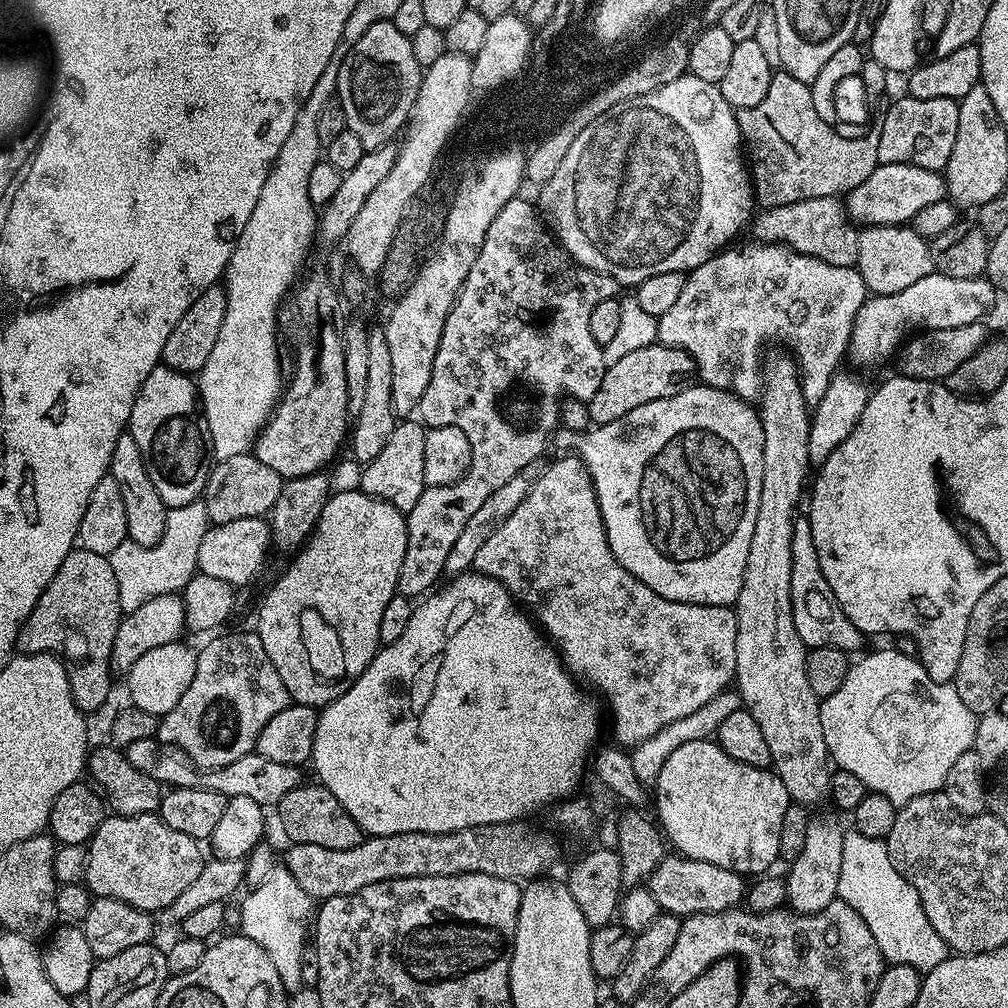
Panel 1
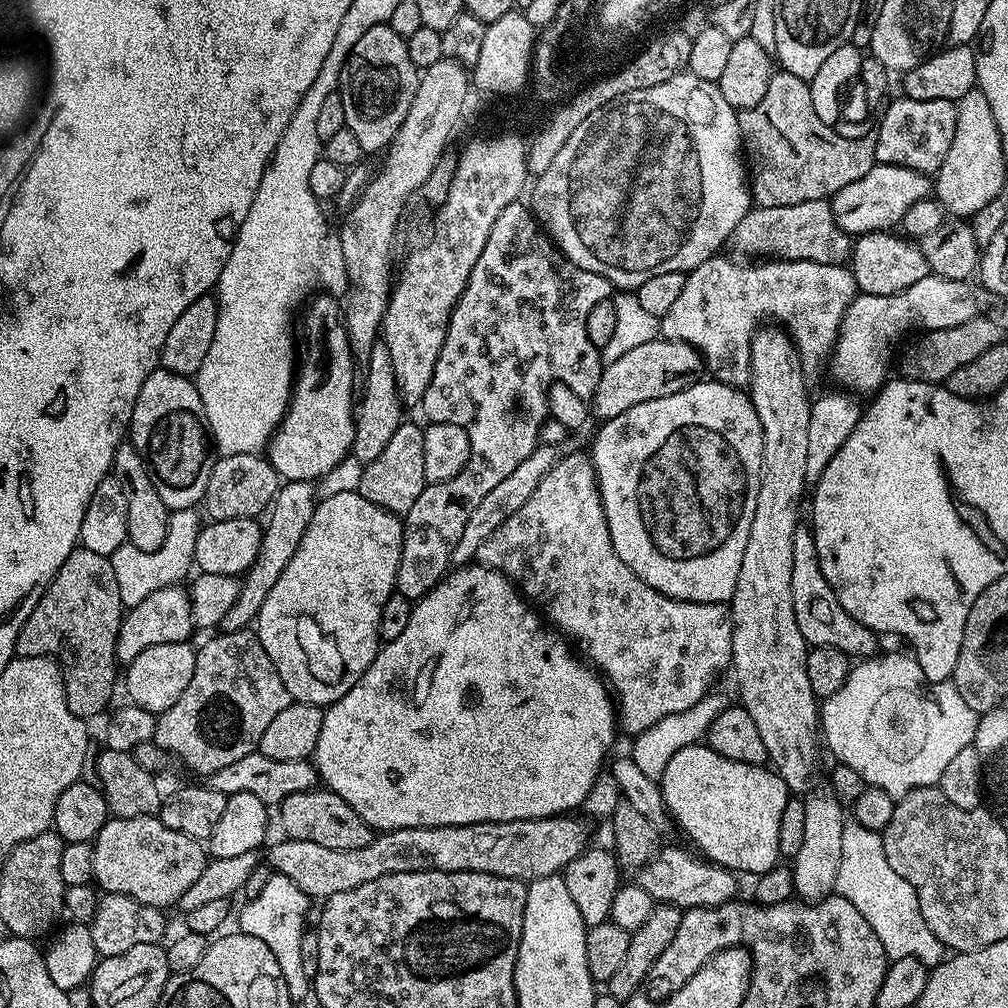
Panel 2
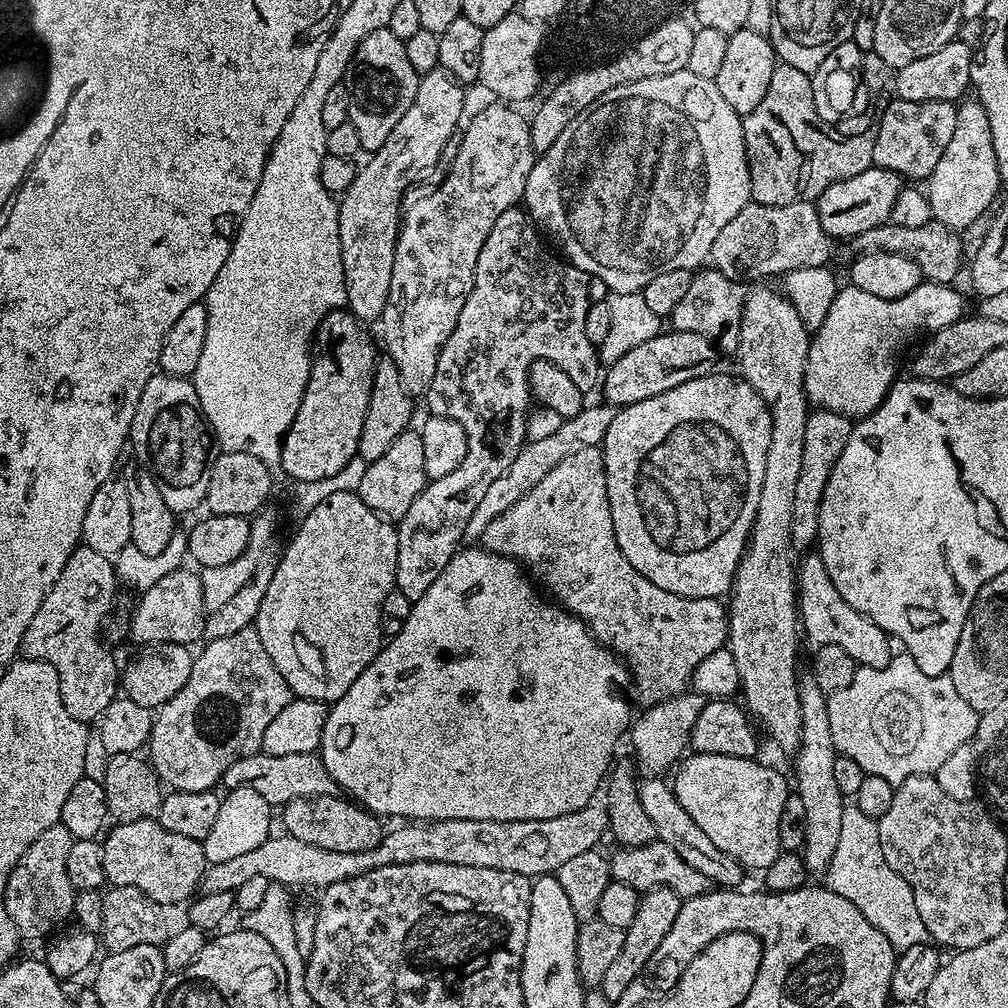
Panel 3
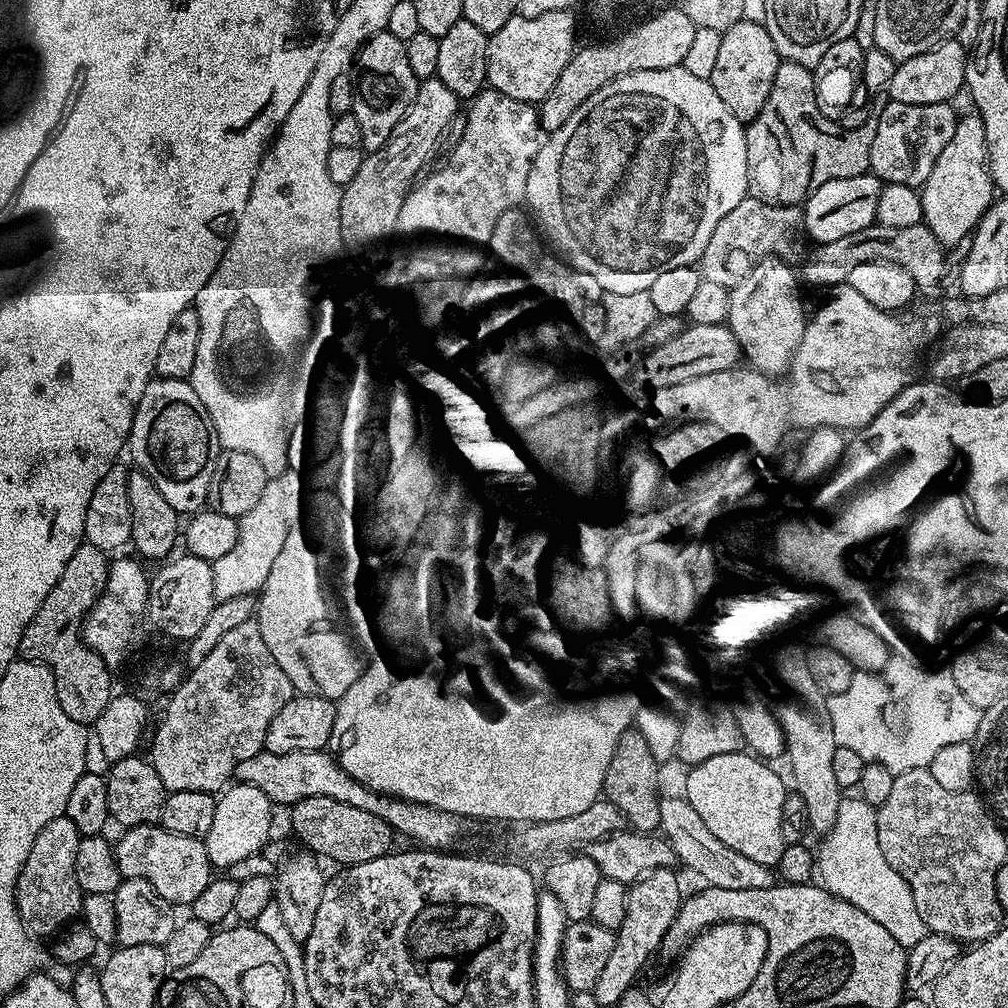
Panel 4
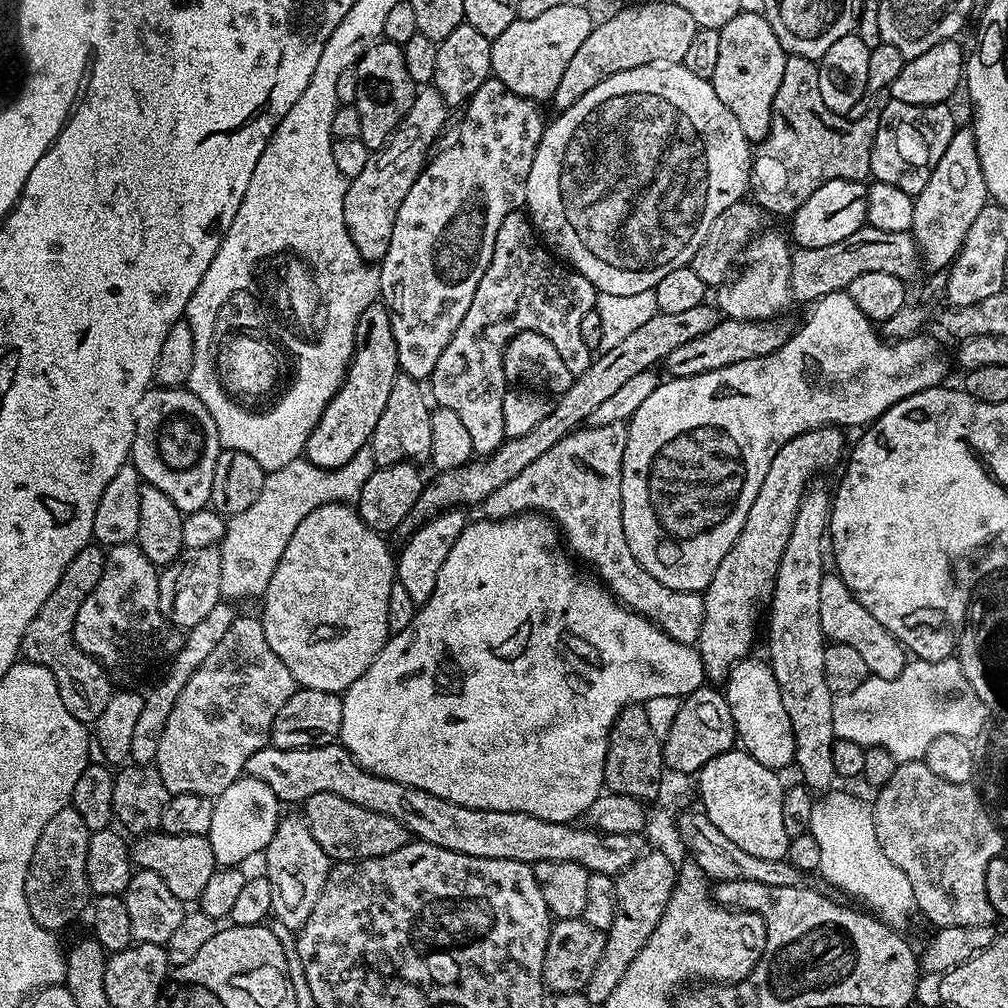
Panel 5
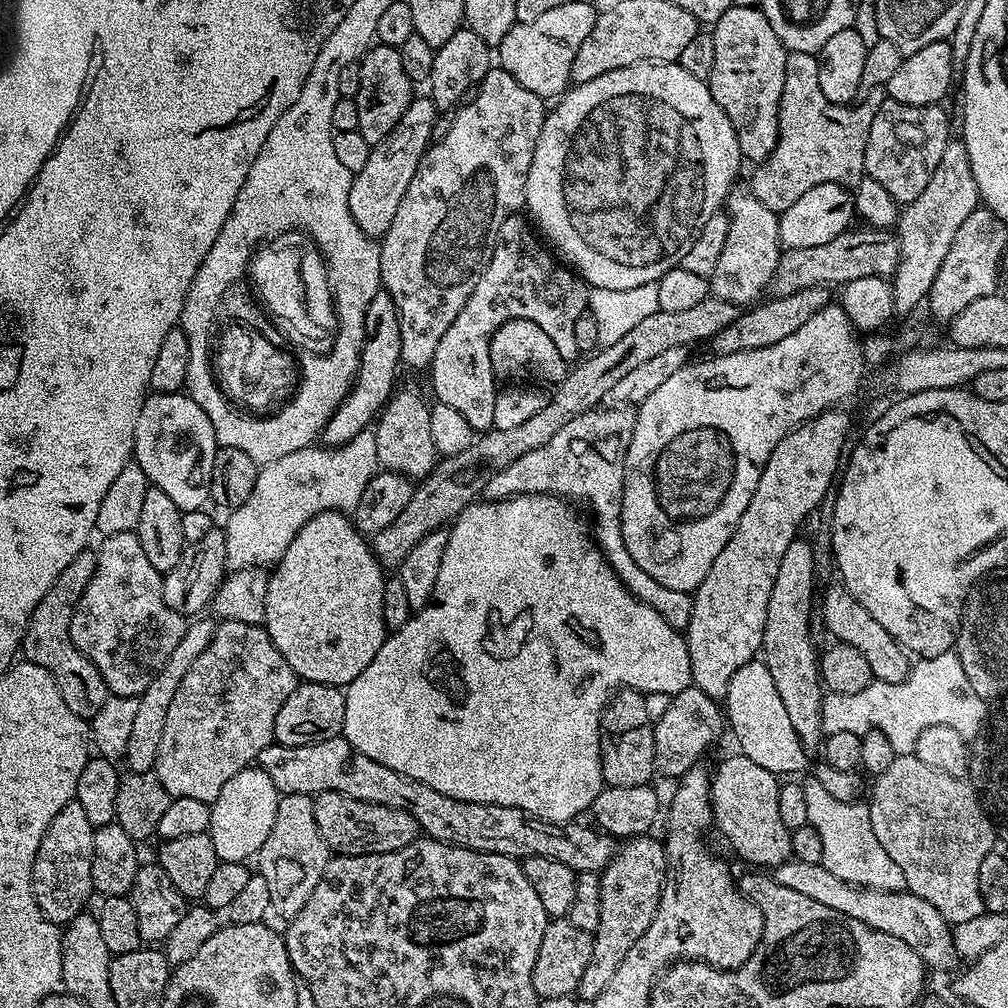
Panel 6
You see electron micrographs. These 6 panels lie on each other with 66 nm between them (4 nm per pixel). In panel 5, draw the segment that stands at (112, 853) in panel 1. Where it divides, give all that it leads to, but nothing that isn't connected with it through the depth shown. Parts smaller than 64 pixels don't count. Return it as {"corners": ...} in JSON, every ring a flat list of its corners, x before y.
{"corners":[[163,831,149,832,143,836,137,836,131,841,130,851,133,865,137,869,156,871,166,882,174,897,183,902,199,901,206,882,210,882,210,874,217,870,214,850,210,846,207,836,170,836]]}

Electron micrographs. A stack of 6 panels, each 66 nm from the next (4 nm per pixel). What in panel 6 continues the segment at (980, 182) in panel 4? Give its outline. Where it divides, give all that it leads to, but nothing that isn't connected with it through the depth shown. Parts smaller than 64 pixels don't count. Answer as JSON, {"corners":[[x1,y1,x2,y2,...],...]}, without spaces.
{"corners":[[949,139,942,154,942,162,938,162,930,182,926,182,926,190,922,190,922,194,918,194,918,198,914,198,914,202,907,204,899,213,900,258,890,276,890,285,897,296,896,303,900,304,901,311,922,304,944,261,946,250,950,248,950,242,954,240,954,234,958,234,958,226,962,226,962,222,966,222,966,218,970,218,970,214,976,211,977,207,976,183,972,177,963,139]]}

